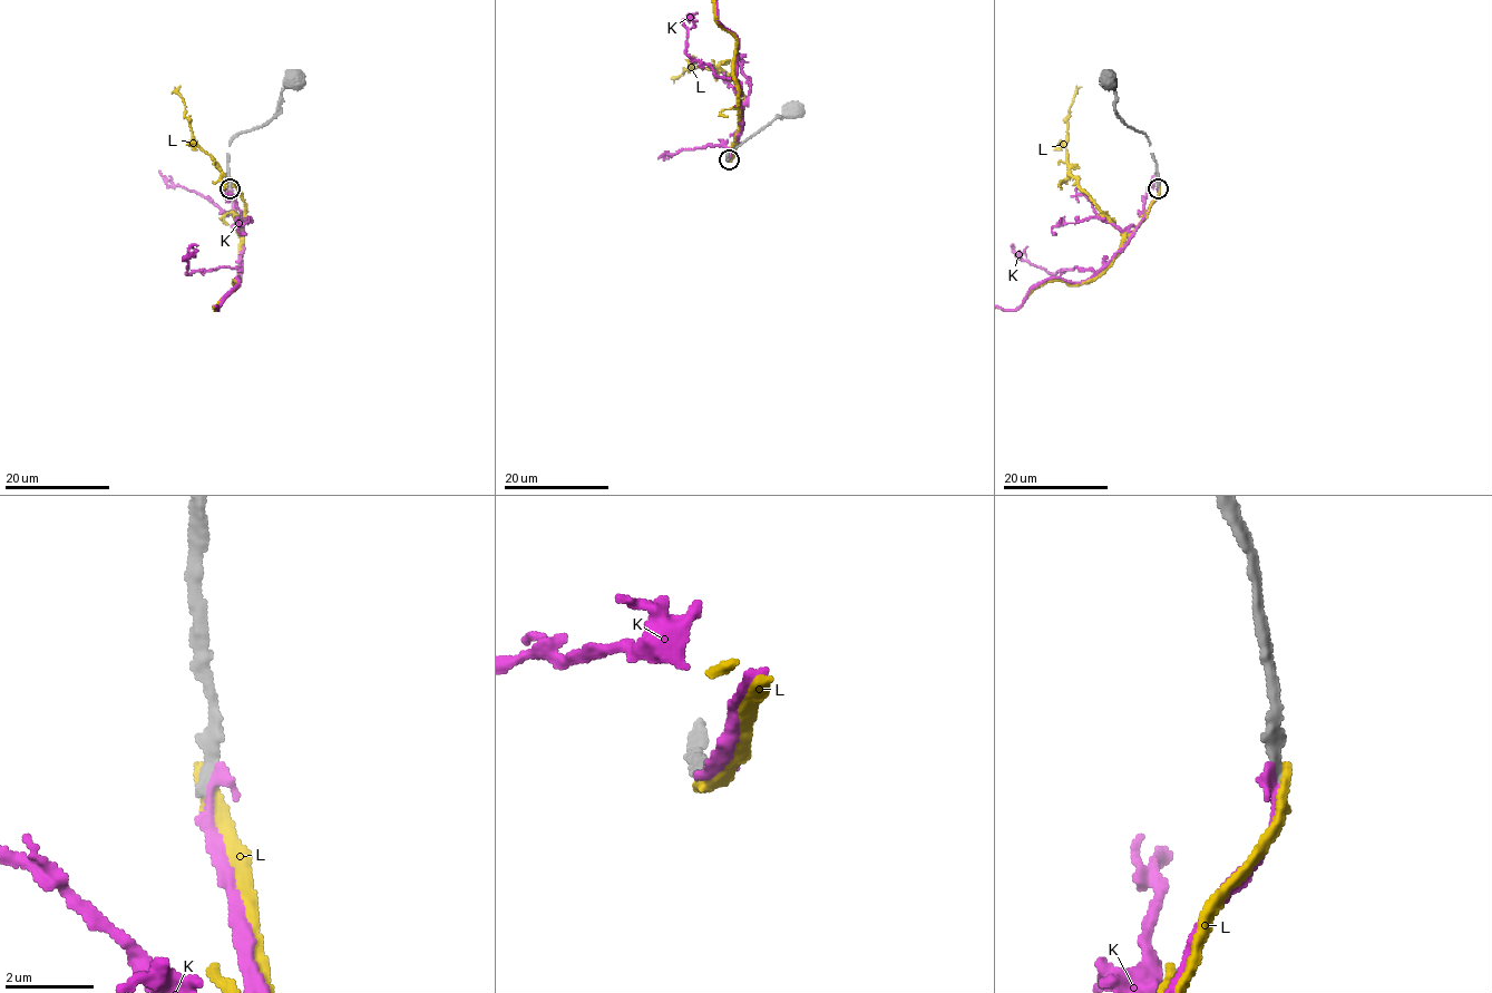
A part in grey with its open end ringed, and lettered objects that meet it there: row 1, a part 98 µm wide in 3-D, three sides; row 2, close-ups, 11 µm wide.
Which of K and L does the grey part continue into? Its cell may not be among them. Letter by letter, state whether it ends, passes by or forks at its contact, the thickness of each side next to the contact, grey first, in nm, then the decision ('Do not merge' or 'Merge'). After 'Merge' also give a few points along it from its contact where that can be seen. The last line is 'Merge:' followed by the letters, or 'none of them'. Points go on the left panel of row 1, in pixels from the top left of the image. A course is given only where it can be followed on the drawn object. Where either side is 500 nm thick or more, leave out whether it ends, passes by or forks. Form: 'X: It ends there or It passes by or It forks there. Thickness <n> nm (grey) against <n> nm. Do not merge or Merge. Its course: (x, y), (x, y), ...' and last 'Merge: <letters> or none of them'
K: It ends there. Thickness 240 nm (grey) against 240 nm. Merge
L: It ends there. Thickness 240 nm (grey) against 320 nm. Do not merge
Merge: K

